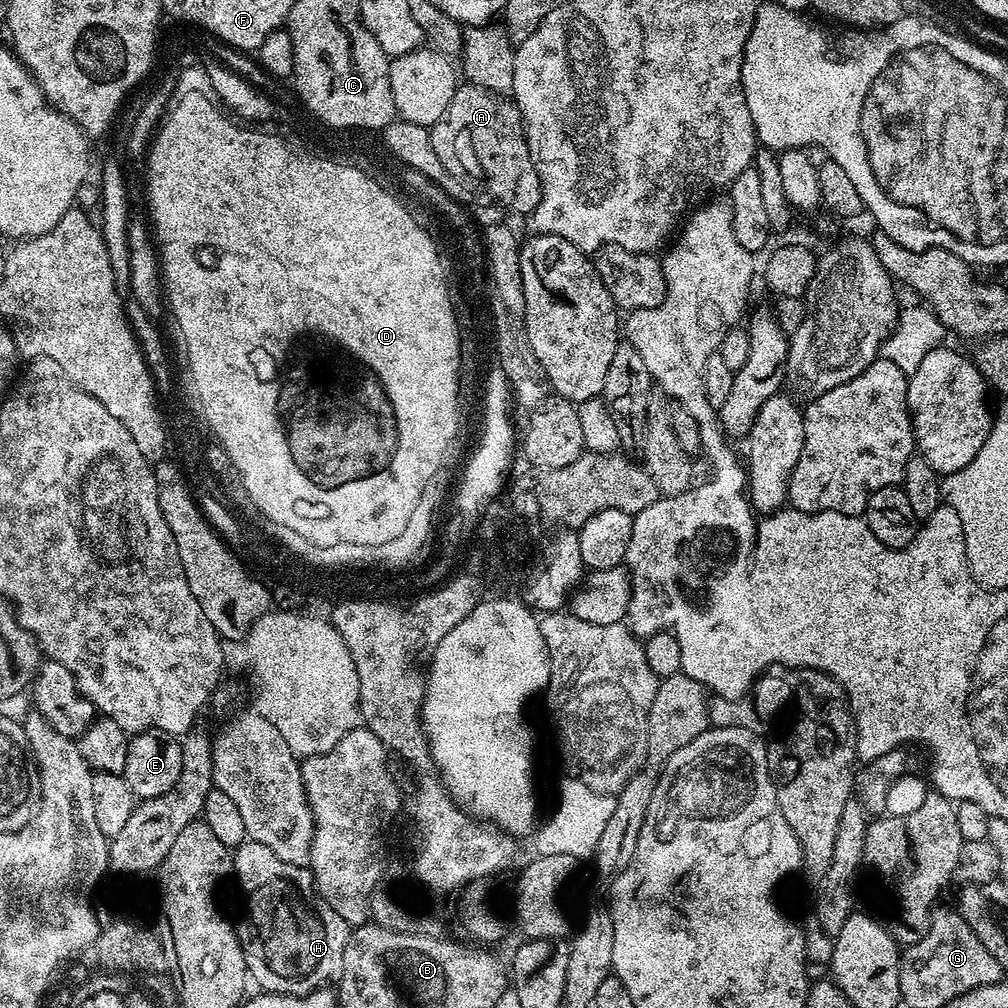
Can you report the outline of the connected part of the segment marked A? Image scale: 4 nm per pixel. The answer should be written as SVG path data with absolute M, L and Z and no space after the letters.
M469 82L461 83L450 98L450 106L446 106L446 114L430 131L434 154L450 174L482 186L497 205L509 208L508 212L517 217L527 217L536 209L542 186L515 100Z

